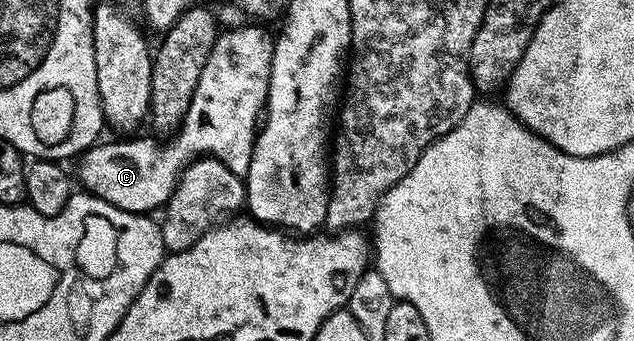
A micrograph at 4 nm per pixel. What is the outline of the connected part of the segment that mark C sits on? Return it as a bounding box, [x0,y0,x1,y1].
[76,26,272,214]

